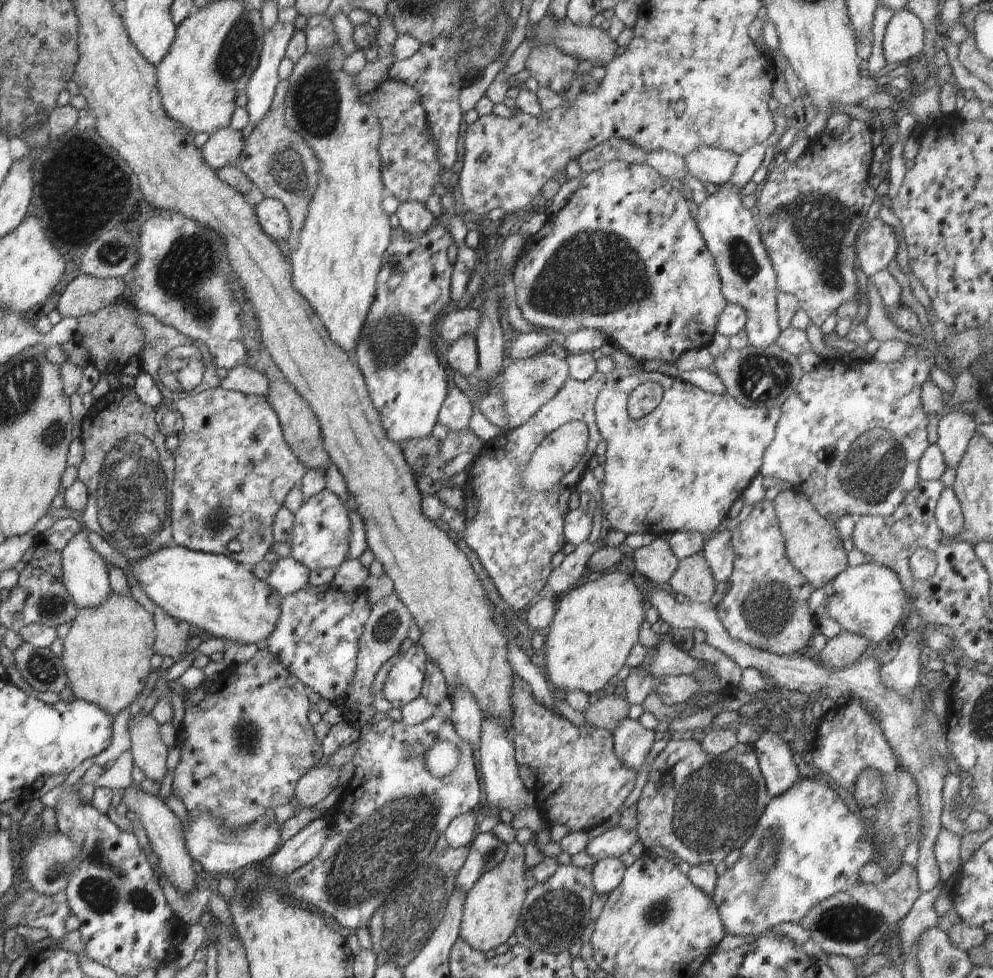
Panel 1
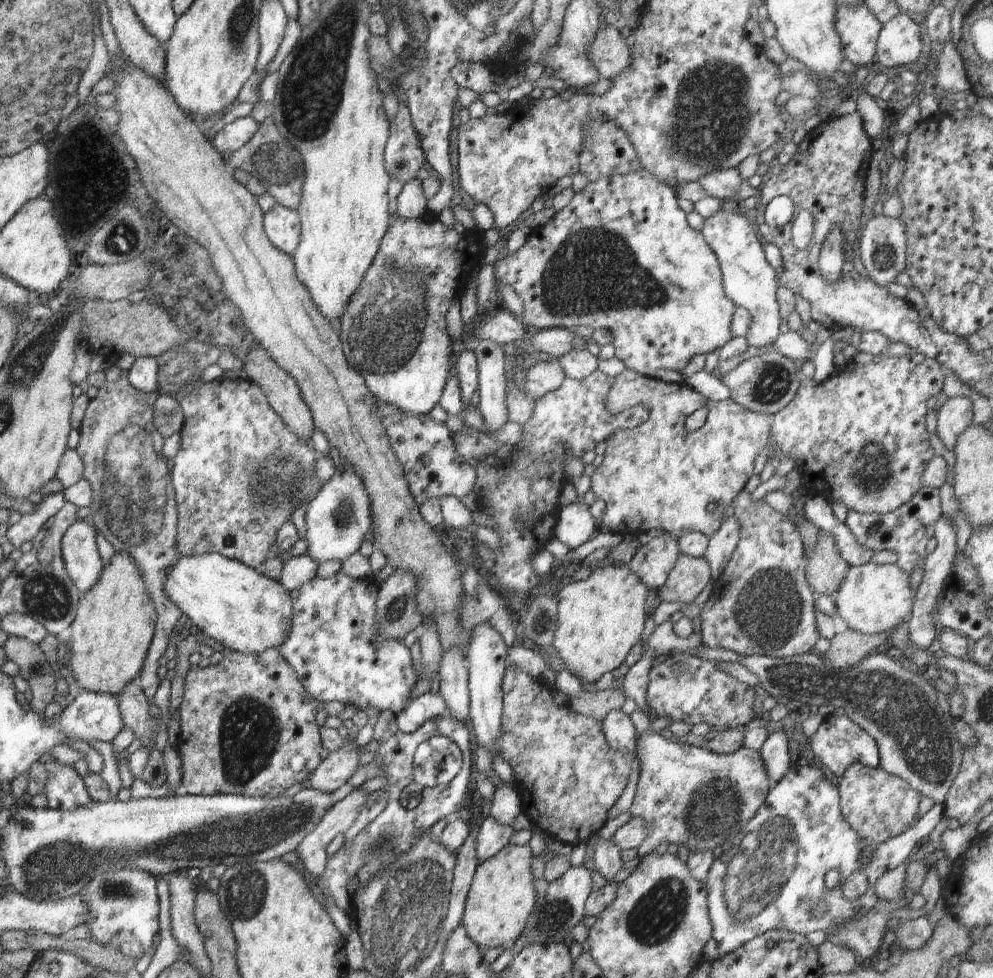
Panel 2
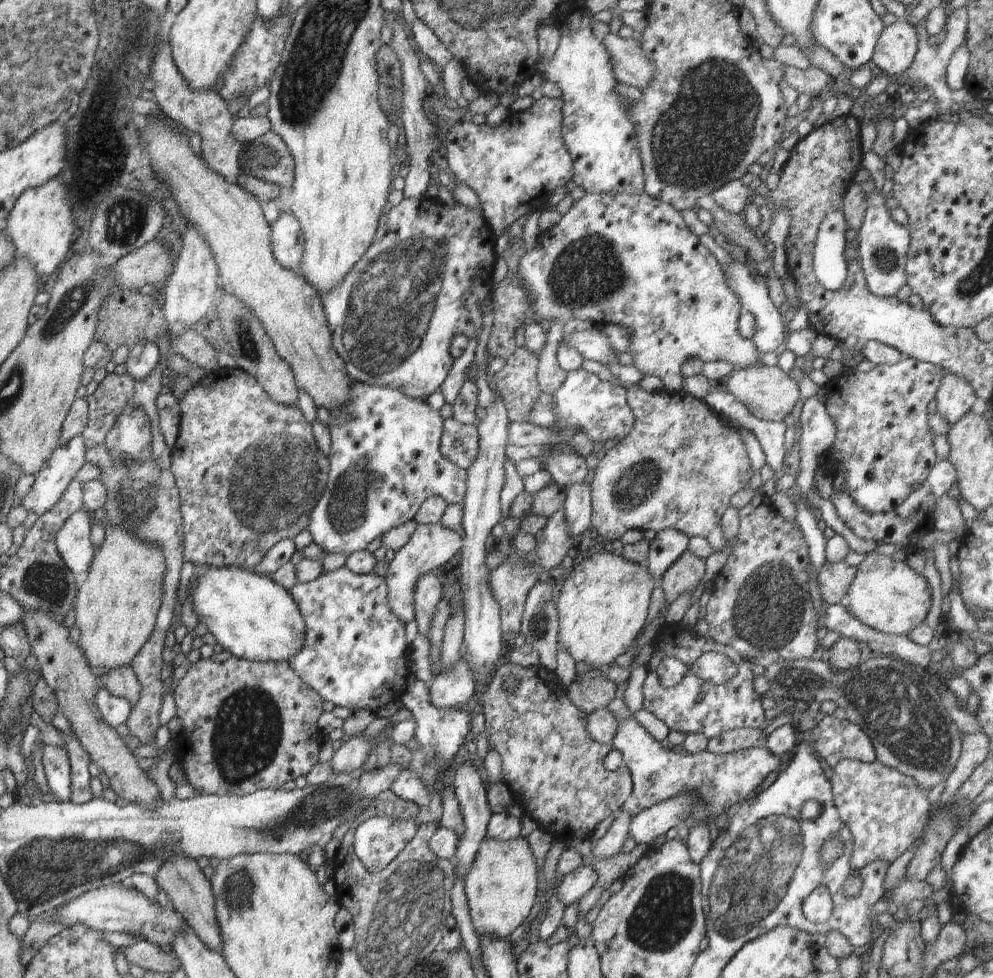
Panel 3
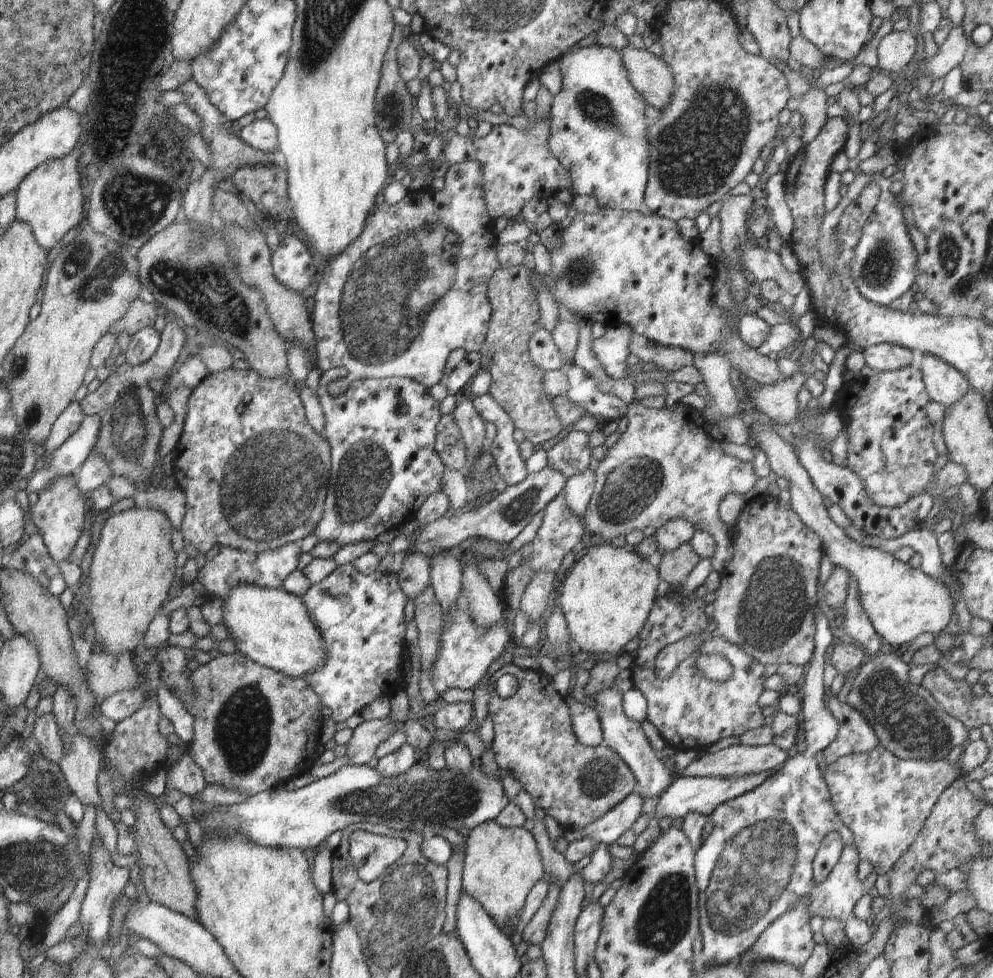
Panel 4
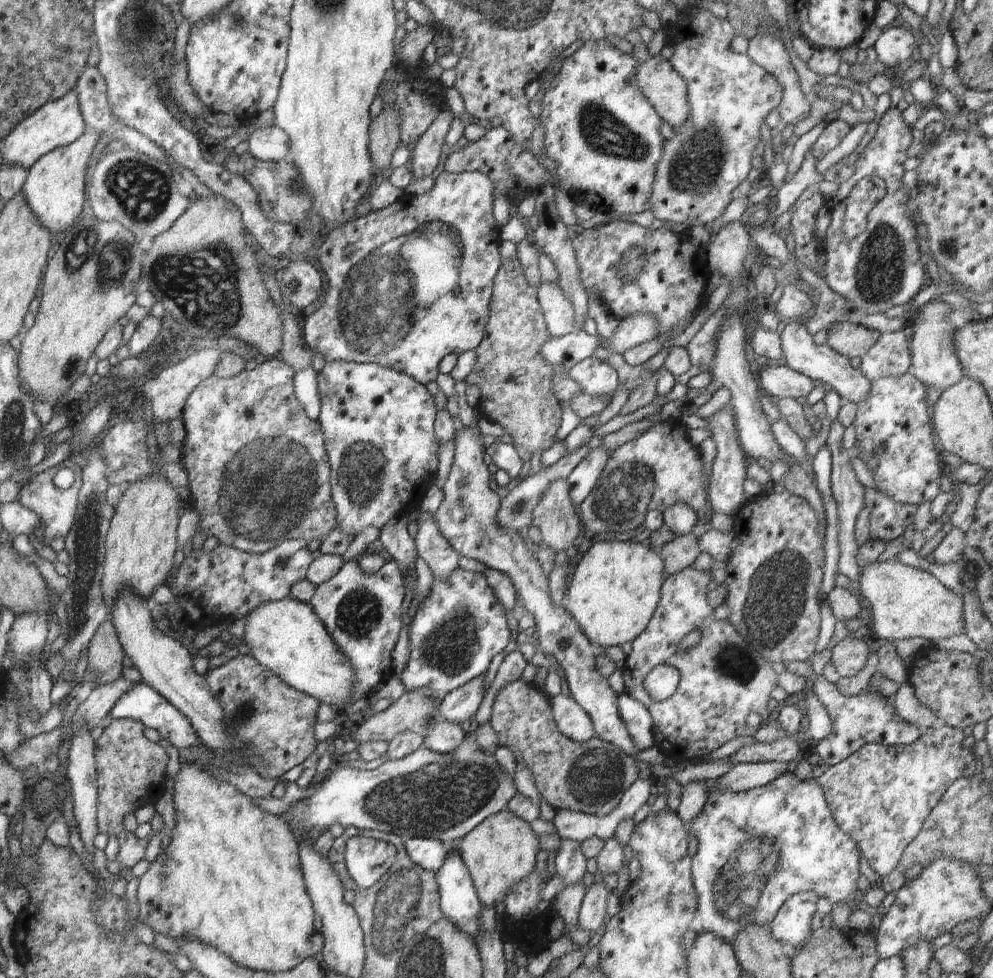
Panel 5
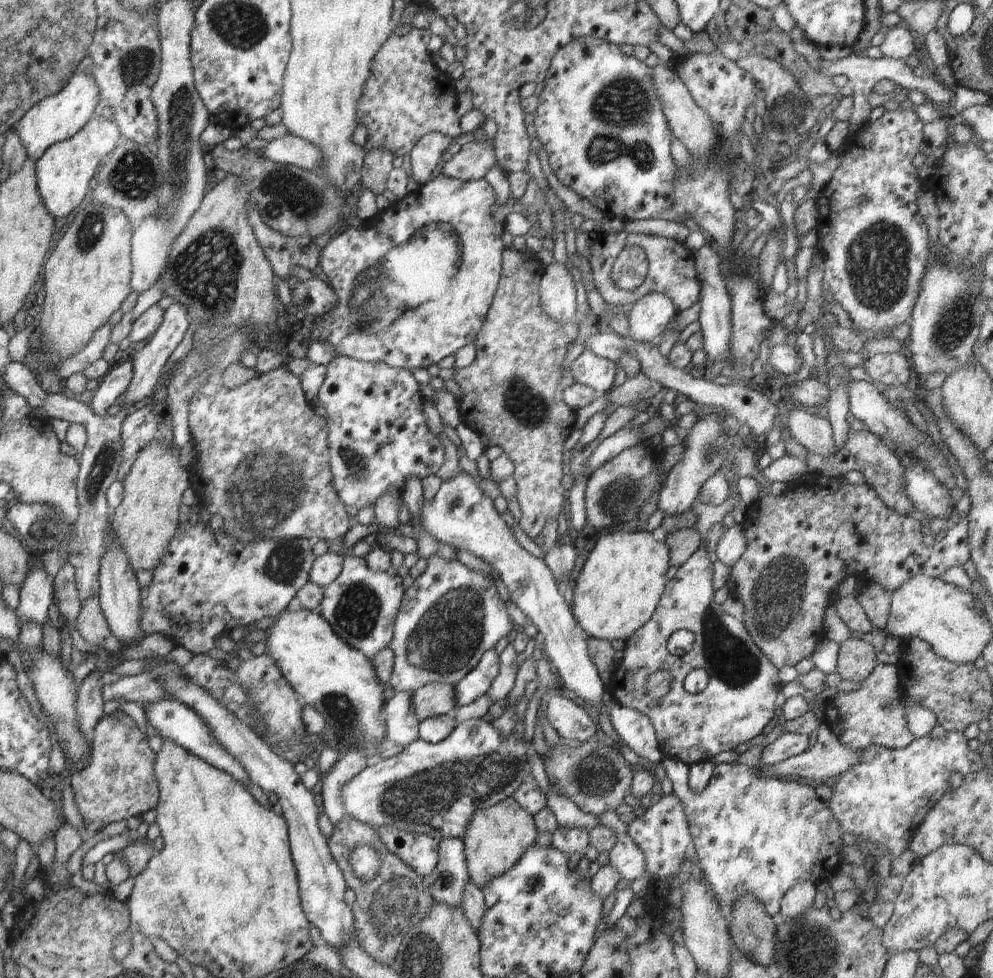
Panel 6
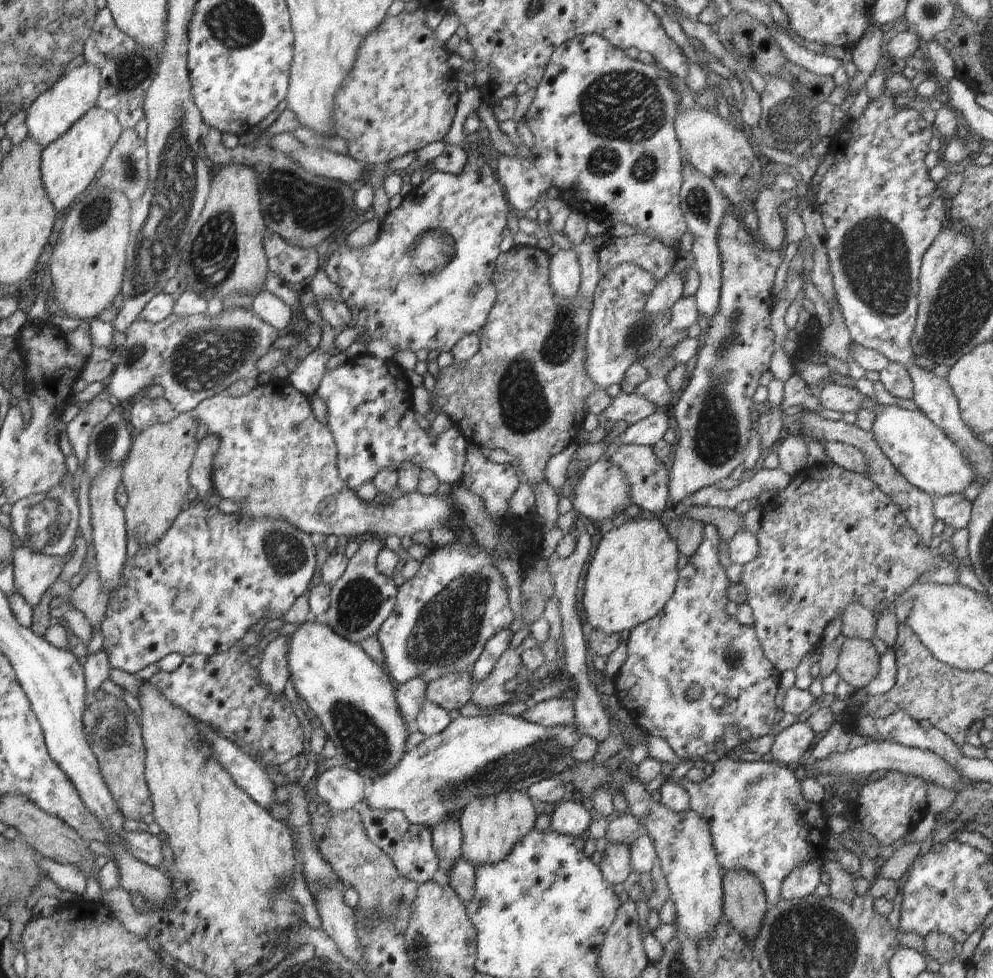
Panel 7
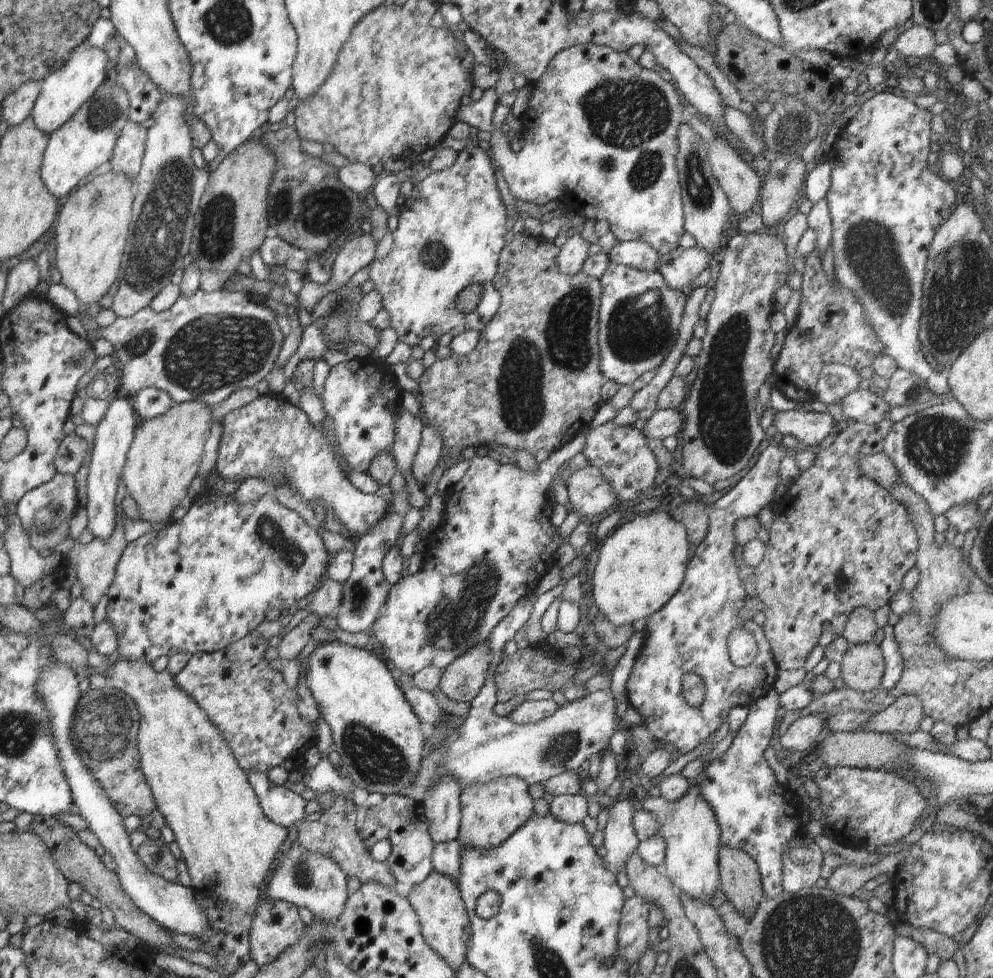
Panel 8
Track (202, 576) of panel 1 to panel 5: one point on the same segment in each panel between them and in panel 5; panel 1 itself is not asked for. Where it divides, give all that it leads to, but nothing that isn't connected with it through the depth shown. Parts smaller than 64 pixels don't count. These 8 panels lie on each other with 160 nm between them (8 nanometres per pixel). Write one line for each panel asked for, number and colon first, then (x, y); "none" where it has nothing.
2: (247, 612)
3: (250, 615)
4: (271, 627)
5: (286, 637)

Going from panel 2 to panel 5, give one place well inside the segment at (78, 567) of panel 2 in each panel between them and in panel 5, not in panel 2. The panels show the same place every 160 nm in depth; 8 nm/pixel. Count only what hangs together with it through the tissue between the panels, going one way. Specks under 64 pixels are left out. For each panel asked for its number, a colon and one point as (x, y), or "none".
3: (73, 541)
4: (60, 513)
5: (57, 508)

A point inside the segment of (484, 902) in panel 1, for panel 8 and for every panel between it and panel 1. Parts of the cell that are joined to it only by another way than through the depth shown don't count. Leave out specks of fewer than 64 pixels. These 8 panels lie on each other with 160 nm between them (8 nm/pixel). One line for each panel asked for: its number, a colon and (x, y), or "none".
2: (501, 898)
3: (500, 886)
4: (501, 865)
5: (501, 851)
6: (495, 839)
7: (490, 826)
8: (492, 811)

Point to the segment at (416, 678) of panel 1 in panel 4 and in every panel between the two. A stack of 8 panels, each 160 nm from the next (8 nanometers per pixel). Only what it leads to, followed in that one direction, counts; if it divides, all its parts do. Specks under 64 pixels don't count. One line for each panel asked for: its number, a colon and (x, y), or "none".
2: (333, 646)
3: (355, 654)
4: (360, 617)

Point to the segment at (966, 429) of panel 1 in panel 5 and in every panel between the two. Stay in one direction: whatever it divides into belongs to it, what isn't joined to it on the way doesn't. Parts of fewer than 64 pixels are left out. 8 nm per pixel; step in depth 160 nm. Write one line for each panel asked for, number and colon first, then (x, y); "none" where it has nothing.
2: (956, 414)
3: (955, 397)
4: (945, 385)
5: (934, 363)

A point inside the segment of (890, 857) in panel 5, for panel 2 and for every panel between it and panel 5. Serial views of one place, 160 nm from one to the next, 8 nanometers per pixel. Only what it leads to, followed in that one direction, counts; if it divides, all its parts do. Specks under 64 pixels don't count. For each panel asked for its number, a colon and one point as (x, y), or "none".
2: (878, 805)
3: (886, 811)
4: (885, 801)

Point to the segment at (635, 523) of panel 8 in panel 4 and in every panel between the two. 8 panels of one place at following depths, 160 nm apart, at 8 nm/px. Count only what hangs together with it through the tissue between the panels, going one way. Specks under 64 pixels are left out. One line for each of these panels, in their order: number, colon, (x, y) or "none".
4: (607, 596)
5: (616, 587)
6: (621, 583)
7: (633, 573)

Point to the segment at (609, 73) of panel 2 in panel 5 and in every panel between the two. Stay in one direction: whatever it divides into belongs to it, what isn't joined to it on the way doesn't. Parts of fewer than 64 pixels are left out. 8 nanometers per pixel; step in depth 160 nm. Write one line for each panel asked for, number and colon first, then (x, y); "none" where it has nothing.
3: (631, 66)
4: (650, 77)
5: (666, 91)

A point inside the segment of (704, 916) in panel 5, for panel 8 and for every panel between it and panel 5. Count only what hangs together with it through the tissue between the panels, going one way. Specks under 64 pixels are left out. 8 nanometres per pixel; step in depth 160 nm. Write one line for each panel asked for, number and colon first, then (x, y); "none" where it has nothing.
6: (753, 835)
7: (759, 821)
8: (755, 813)

